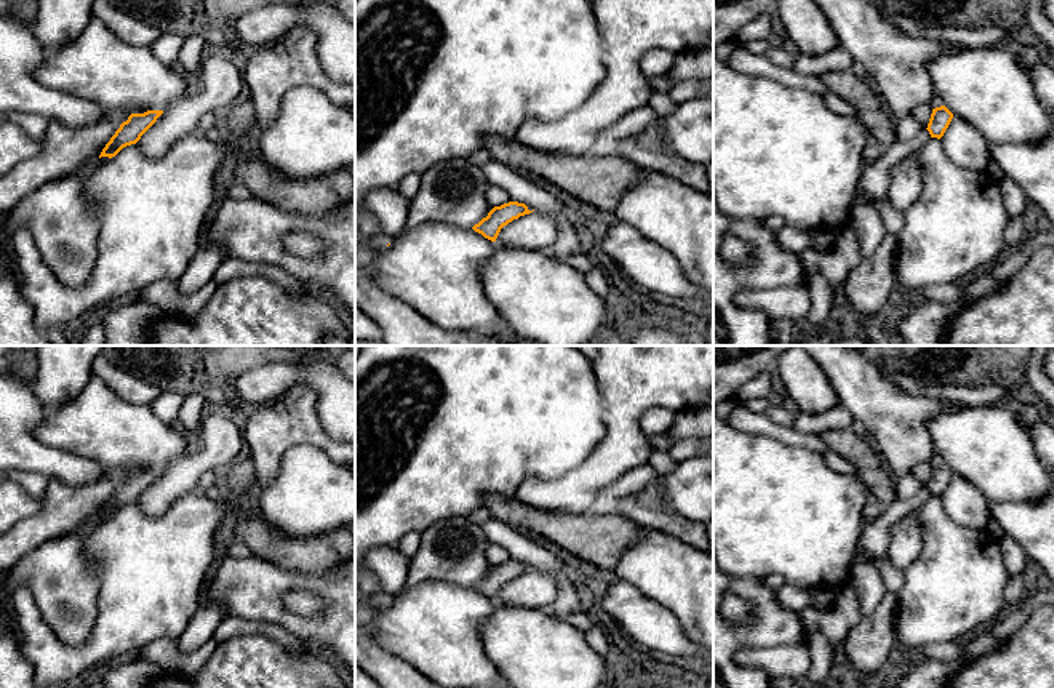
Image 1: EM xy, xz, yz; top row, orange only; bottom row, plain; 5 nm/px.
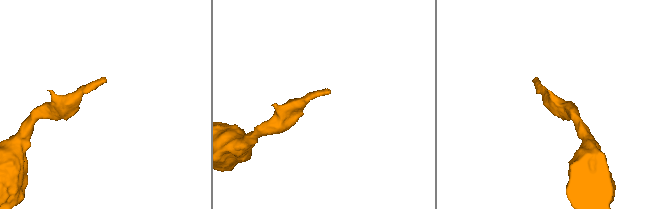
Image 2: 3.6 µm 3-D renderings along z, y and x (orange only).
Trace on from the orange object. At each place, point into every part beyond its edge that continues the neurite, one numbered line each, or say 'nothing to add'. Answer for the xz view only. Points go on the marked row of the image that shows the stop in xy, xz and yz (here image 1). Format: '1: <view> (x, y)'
nothing to add

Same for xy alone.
nothing to add

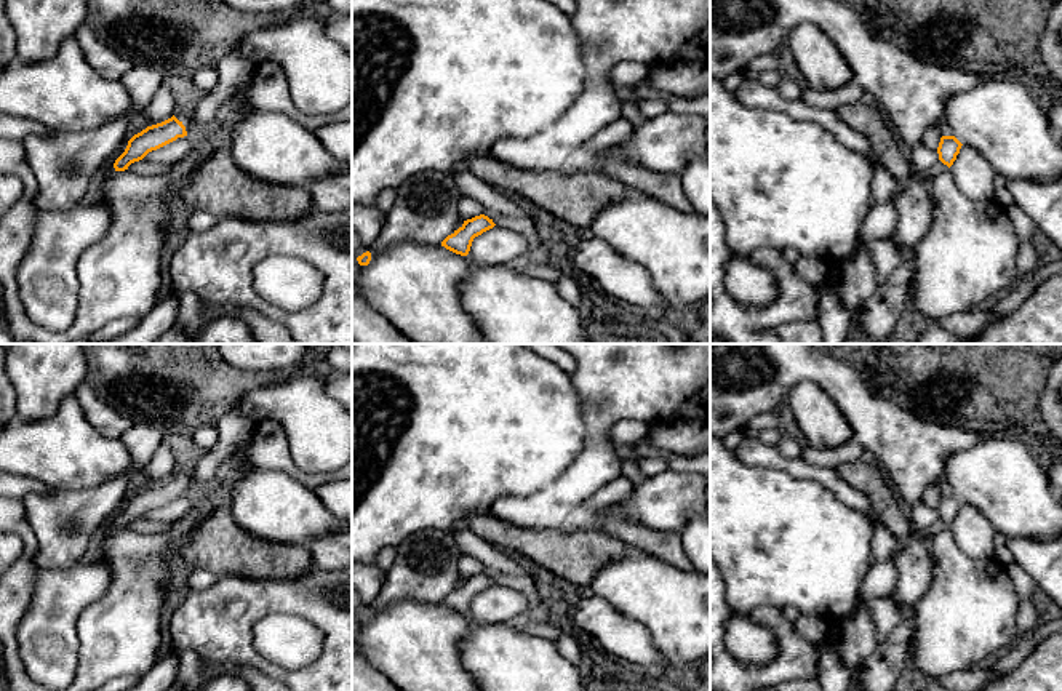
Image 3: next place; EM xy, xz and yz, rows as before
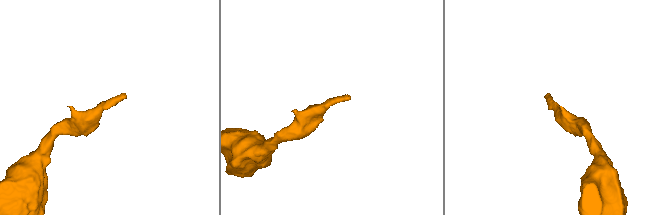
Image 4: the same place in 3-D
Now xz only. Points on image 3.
nothing to add

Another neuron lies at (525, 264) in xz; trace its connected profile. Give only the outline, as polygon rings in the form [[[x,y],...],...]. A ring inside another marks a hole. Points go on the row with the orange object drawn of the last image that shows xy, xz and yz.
[[[486,208],[483,210],[483,214],[488,216],[496,226],[509,226],[528,238],[526,253],[507,262],[505,266],[509,269],[526,274],[529,277],[550,278],[553,283],[563,280],[568,275],[569,270],[561,262],[557,262],[550,269],[534,262],[533,254],[537,246],[537,234],[529,219],[509,219],[505,214]]]

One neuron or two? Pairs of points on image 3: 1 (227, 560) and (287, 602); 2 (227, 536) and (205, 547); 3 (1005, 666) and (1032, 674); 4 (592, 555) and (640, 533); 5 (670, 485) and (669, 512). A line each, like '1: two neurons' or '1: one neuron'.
1: two neurons
2: one neuron
3: two neurons
4: two neurons
5: one neuron

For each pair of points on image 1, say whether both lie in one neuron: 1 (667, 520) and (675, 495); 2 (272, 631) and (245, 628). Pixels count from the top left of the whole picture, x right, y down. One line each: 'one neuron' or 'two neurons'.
1: two neurons
2: one neuron

